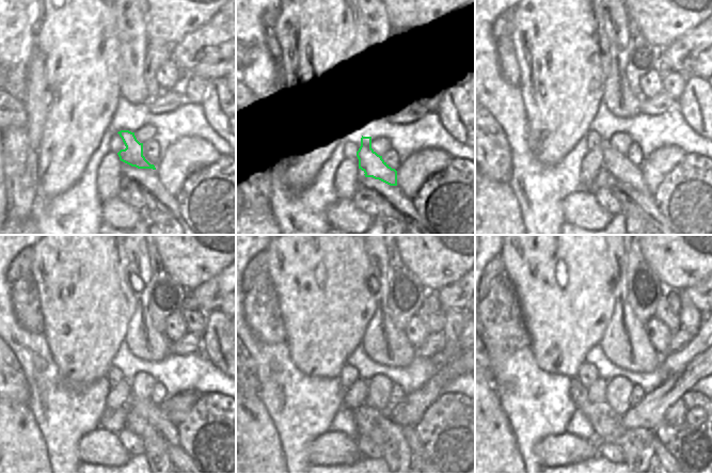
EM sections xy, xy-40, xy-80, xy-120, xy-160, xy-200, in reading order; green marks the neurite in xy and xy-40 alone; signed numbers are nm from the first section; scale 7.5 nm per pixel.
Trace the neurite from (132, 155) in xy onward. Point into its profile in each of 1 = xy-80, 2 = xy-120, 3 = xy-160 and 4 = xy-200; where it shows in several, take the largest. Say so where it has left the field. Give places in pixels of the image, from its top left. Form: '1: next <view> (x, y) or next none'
1: next xy-80 (618, 166)
2: next xy-120 (152, 413)
3: next xy-160 (409, 432)
4: next xy-200 (660, 451)

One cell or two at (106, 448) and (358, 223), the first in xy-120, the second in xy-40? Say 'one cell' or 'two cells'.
one cell

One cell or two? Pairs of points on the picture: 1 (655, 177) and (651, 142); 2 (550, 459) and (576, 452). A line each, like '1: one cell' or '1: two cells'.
1: two cells
2: one cell

